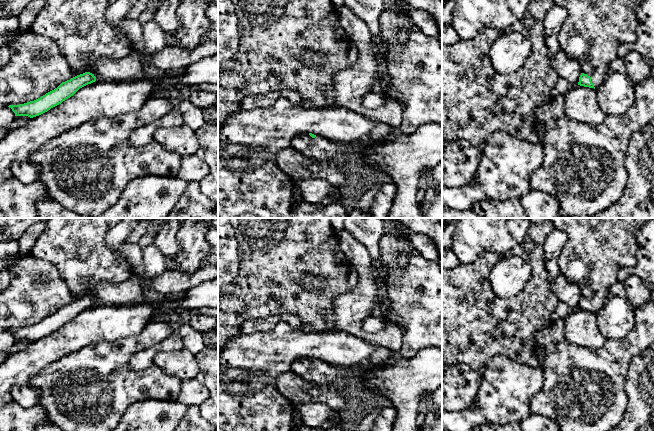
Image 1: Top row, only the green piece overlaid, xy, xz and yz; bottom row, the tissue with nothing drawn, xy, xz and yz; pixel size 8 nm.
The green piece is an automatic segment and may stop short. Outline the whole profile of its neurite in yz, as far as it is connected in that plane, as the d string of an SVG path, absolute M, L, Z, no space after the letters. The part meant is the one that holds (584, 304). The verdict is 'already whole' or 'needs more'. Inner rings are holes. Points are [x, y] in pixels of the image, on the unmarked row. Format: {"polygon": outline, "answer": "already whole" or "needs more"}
{"polygon": "M548 218L558 230L568 235L568 242L562 251L558 265L560 273L575 283L581 290L578 309L596 313L603 305L610 287L617 282L617 274L623 267L637 263L637 232L653 218Z", "answer": "needs more"}

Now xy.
{"polygon": "M49 218L46 223L45 231L40 235L36 244L34 245L31 255L36 258L43 259L47 262L54 264L61 276L66 283L72 294L78 299L62 306L57 312L46 317L40 322L19 329L9 329L15 340L28 340L30 342L39 340L51 332L61 328L66 323L73 320L80 312L91 308L96 305L94 298L90 297L89 294L92 292L93 286L101 281L108 282L111 284L119 284L132 277L134 271L127 261L122 258L119 251L113 251L108 248L106 244L107 232L116 224L118 224L124 218Z", "answer": "needs more"}

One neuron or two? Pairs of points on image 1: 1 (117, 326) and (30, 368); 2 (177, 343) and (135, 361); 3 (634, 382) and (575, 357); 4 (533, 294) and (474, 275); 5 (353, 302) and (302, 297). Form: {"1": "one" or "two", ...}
{"1": "one", "2": "one", "3": "two", "4": "one", "5": "two"}

